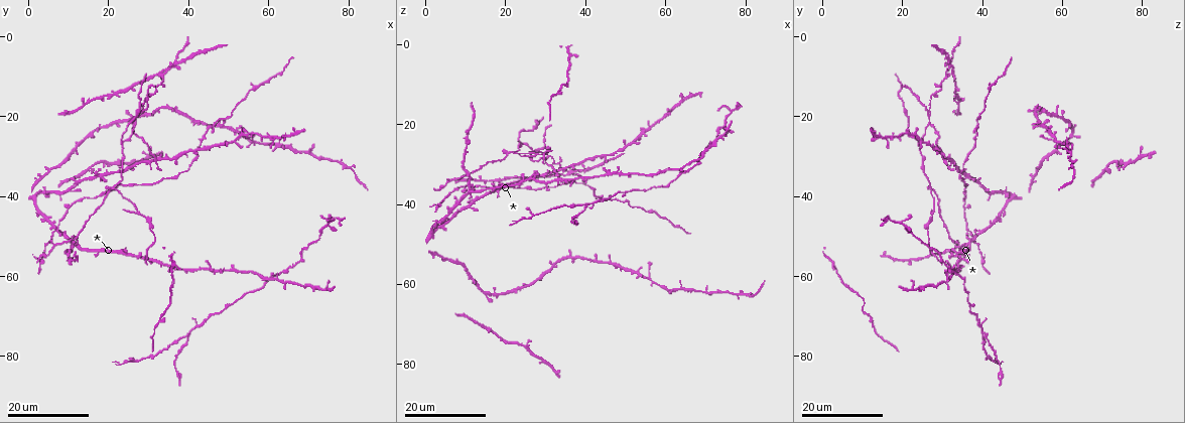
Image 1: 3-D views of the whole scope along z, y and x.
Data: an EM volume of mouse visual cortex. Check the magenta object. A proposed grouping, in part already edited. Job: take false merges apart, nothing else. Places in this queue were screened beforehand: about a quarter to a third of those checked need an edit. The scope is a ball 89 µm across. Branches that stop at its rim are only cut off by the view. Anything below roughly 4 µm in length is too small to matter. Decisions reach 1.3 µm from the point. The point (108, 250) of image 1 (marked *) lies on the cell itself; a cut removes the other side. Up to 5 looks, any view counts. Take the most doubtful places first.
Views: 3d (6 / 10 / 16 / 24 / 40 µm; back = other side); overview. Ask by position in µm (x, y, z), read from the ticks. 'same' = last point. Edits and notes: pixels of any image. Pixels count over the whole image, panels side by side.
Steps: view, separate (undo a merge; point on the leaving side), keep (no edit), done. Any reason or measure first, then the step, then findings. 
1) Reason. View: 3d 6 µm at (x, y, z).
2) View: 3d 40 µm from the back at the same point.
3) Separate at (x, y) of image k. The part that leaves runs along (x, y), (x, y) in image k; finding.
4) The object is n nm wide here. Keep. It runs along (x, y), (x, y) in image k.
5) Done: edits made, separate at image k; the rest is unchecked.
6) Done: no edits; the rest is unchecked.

Four-way junction. View: 3d 24 µm at (21.5, 38.5, 26.5).

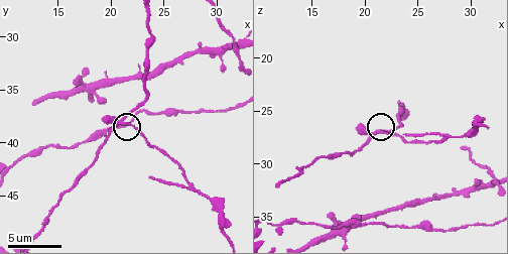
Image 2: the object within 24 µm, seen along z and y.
Zoom in. View: 3d 10 µm at (21.2, 38.0, 27.2).

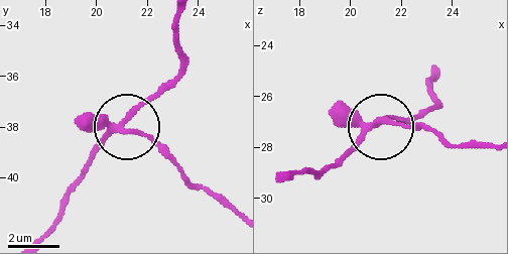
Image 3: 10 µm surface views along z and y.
4 arms meet here. Separate at (152, 141) of image 3. The part that leaves runs along (117, 130), (147, 137), (193, 182), (232, 209) in image 3; a second cell is stuck on.

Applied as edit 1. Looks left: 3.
View: overview.

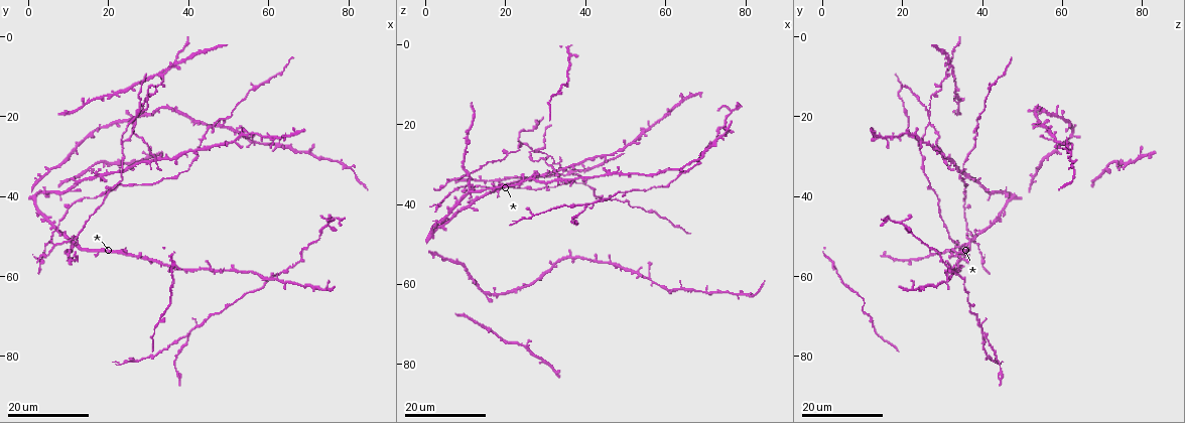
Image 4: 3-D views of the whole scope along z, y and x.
Arms part here. View: 3d 16 µm at (27.5, 21.0, 26.5).

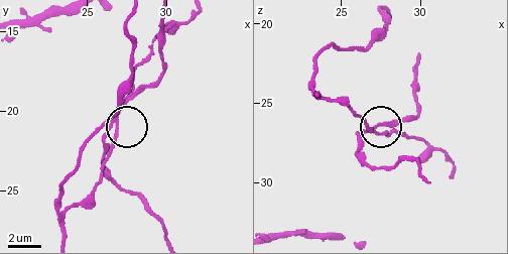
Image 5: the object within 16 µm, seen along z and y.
View: 3d 6 µm at (26.9, 21.2, 26.8).

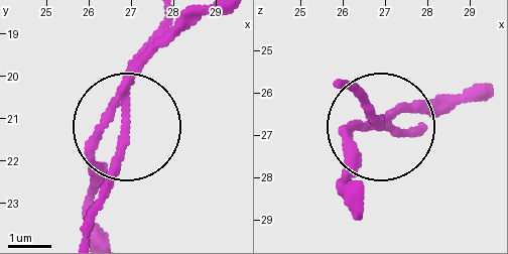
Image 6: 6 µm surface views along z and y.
The side arm is 53 µm long. Separate at (171, 39) of image 6. The part that leaves runs along (126, 89), (93, 161), (97, 237) in image 6; a second cell is stuck on.

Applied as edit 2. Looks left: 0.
Done: edits made, separate at image 3, separate at image 6; the rest is unchecked.

